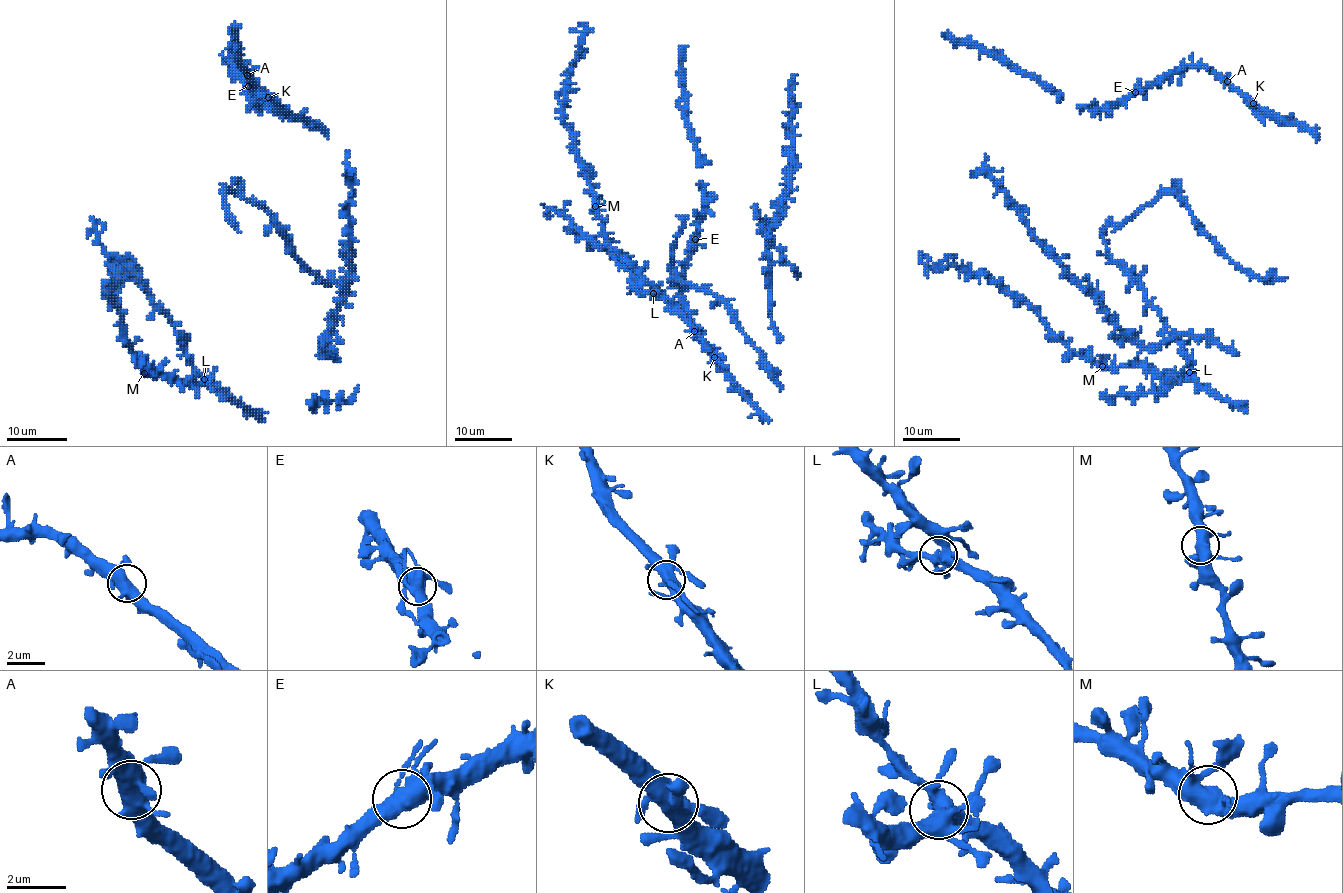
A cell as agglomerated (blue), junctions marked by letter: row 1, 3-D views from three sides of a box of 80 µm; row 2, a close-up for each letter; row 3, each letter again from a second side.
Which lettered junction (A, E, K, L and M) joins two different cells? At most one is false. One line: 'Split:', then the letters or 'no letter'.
Split: no letter

